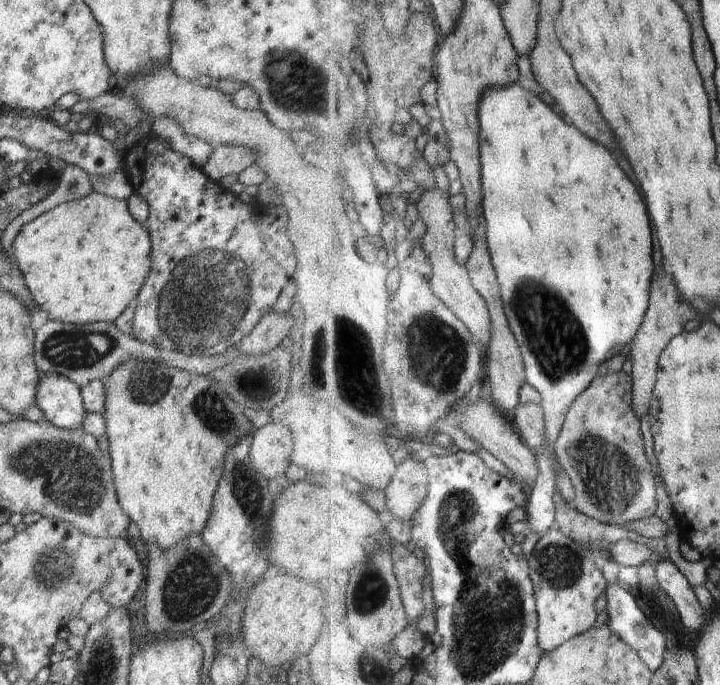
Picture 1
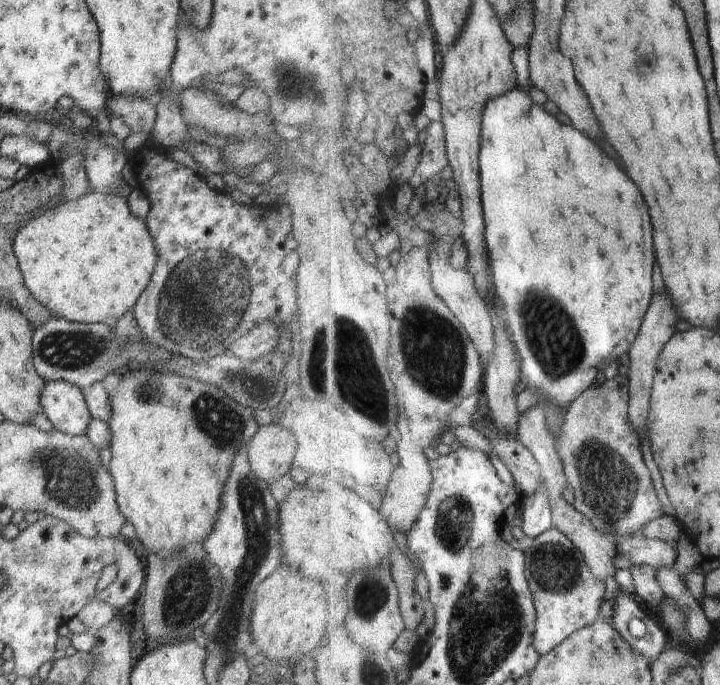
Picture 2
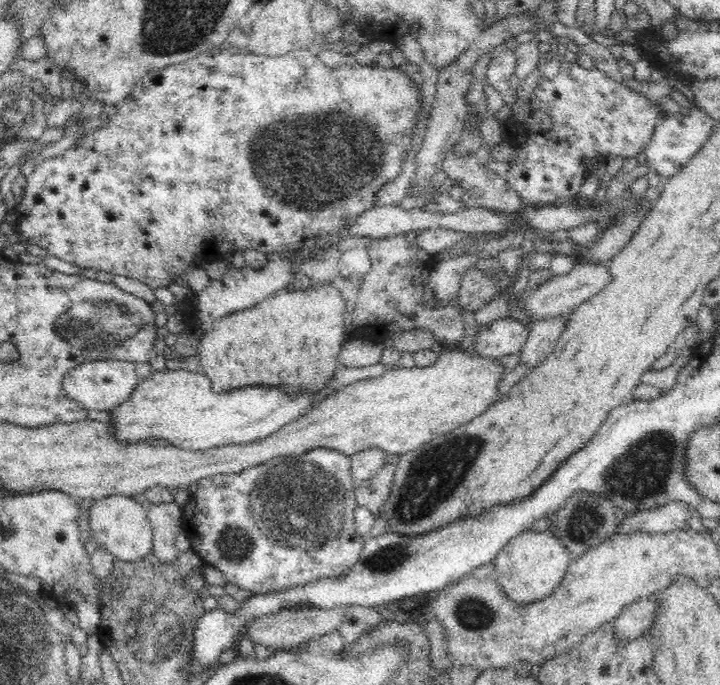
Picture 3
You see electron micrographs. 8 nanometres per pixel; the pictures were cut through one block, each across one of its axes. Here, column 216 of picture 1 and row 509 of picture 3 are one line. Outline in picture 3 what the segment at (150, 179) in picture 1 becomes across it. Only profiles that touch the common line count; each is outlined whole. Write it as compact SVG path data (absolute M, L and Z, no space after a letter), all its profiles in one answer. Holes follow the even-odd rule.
M315 449L302 455L282 456L272 461L264 462L258 466L250 466L238 474L216 474L198 480L197 490L191 496L190 502L181 510L181 528L187 534L191 546L200 555L205 564L220 569L230 584L249 590L252 595L269 593L282 593L296 586L304 586L310 582L328 578L340 578L351 571L363 549L363 536L356 532L354 526L354 511L357 507L355 501L355 485L351 479L351 457L333 449Z

